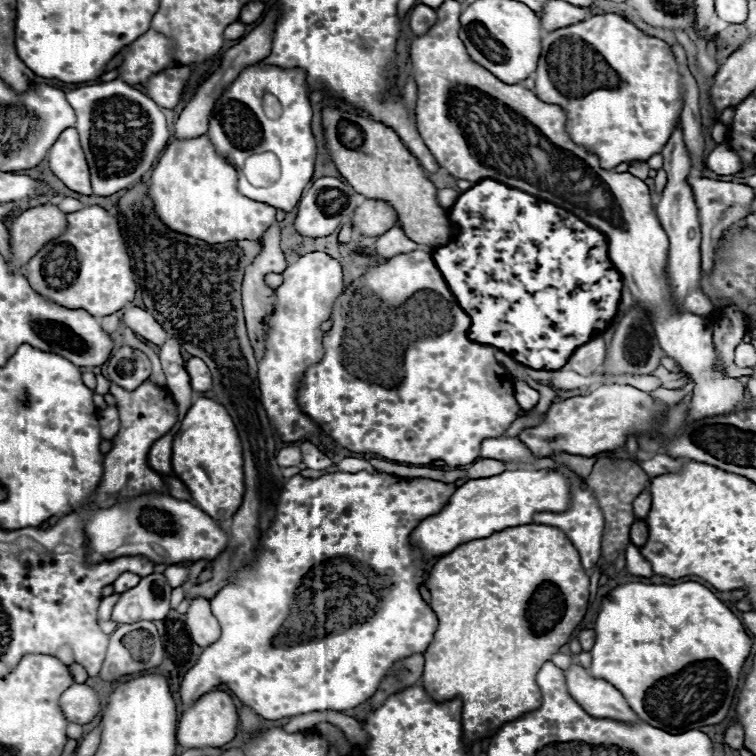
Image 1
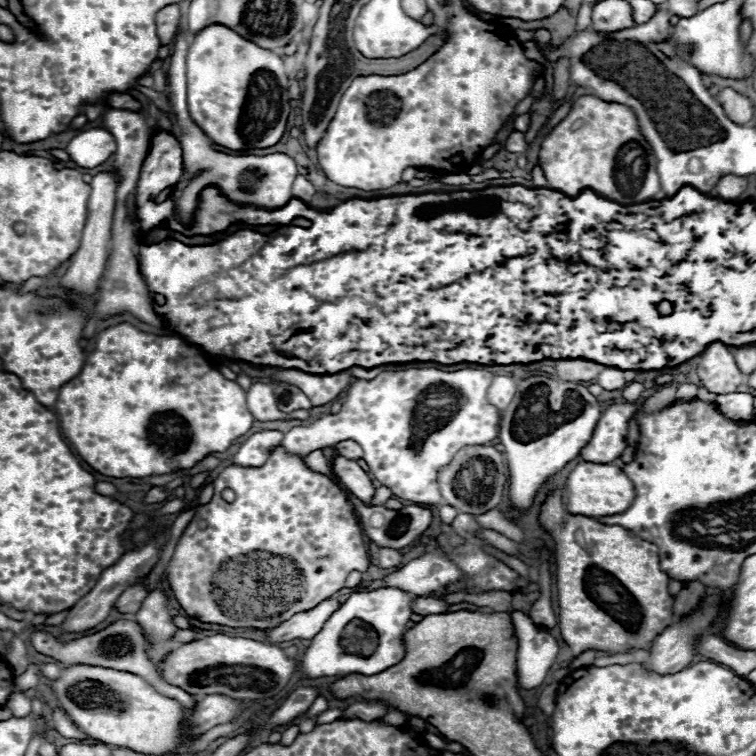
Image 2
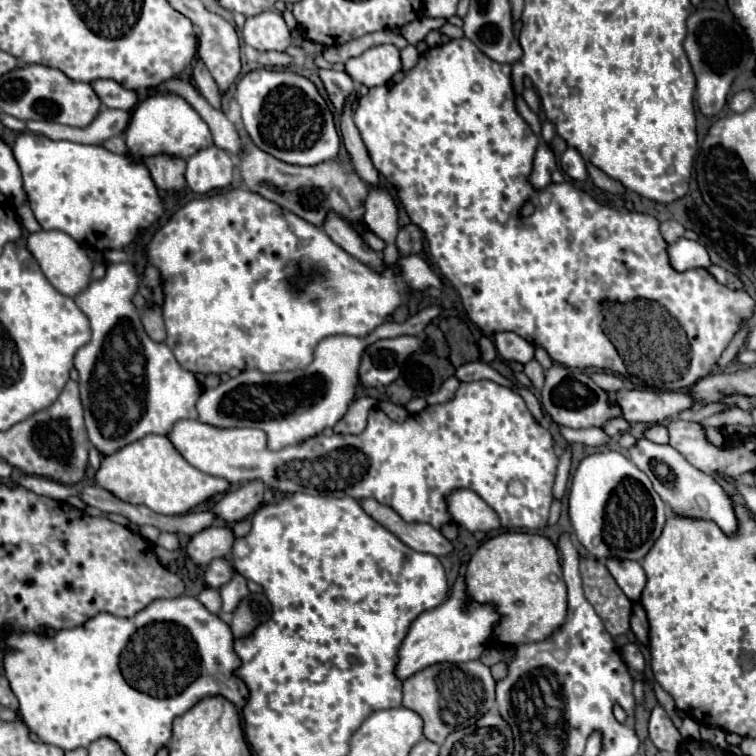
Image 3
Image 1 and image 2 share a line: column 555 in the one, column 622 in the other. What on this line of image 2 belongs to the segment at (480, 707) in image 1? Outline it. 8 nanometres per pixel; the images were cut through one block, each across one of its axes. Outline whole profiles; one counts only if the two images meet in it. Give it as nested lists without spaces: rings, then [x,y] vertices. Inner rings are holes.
[[[552,490],[540,506],[540,526],[554,540],[556,584],[558,584],[558,626],[562,638],[574,654],[584,650],[602,650],[608,656],[650,650],[654,636],[672,624],[674,598],[668,592],[668,574],[660,568],[658,546],[634,536],[622,526],[606,526],[588,516],[574,516],[566,510],[560,490]]]

